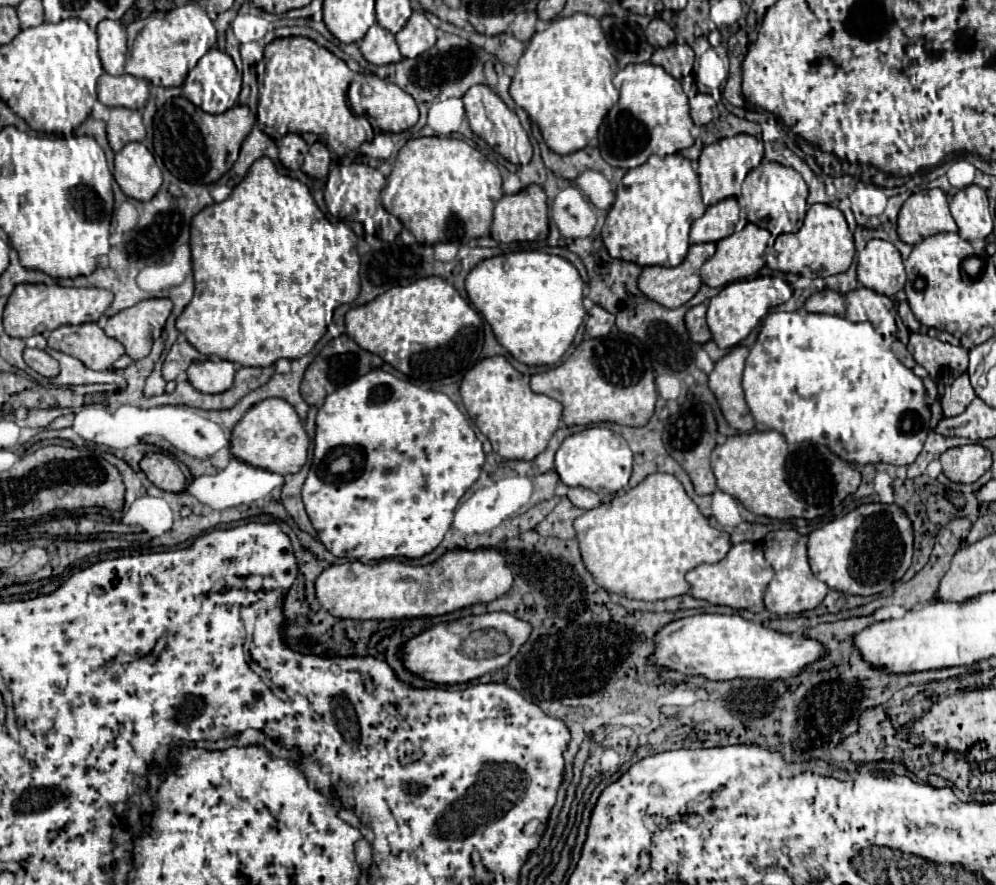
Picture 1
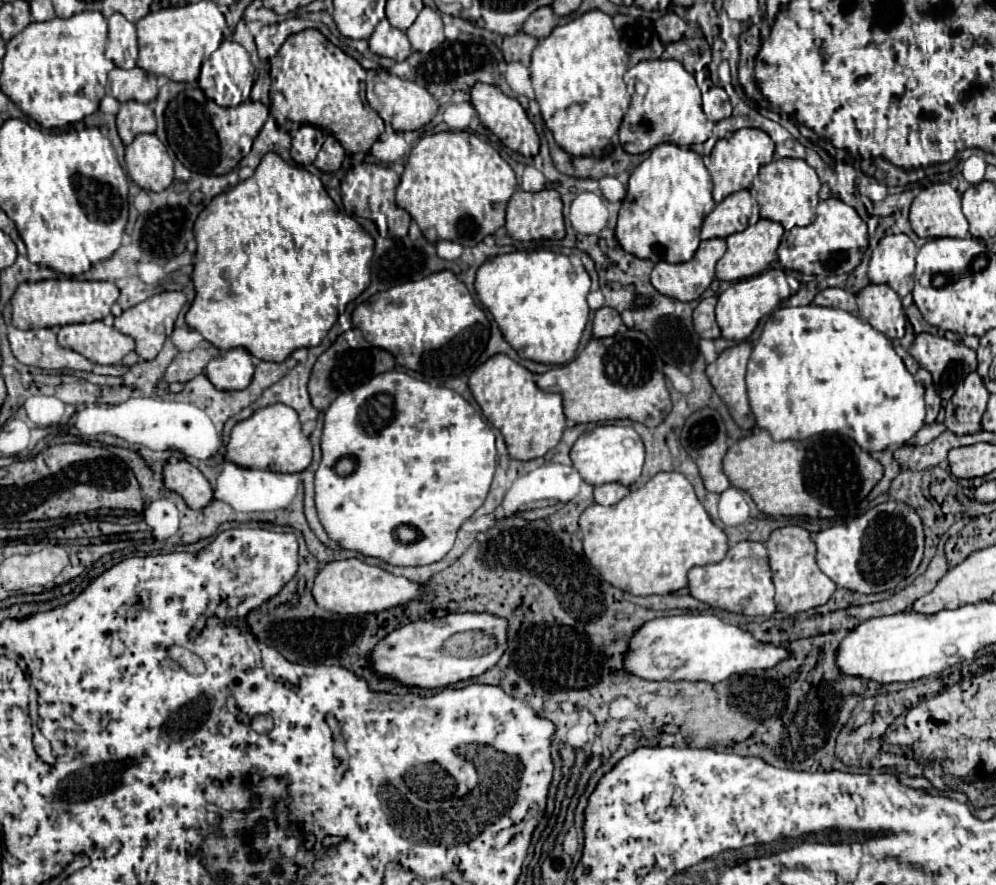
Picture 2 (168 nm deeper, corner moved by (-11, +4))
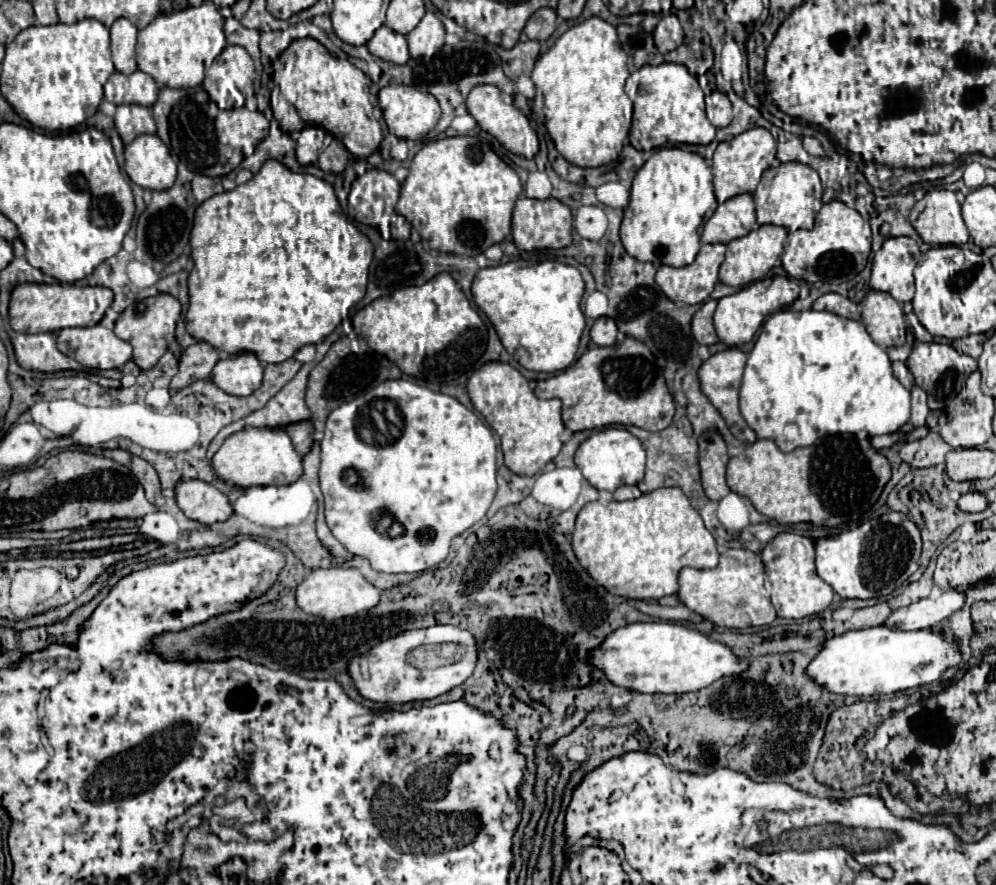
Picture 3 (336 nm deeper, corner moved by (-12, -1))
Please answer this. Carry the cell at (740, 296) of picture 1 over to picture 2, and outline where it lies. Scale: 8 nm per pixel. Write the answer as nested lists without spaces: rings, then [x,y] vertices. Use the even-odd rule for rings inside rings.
[[[769,269],[761,275],[733,283],[727,291],[723,291],[719,295],[719,303],[715,307],[717,323],[721,327],[721,337],[725,337],[729,341],[747,339],[763,315],[769,315],[781,301],[785,301],[799,288],[800,282],[783,269]]]

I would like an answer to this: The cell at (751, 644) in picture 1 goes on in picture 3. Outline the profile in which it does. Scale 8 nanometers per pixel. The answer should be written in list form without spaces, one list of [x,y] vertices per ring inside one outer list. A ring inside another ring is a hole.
[[[638,622],[618,628],[592,652],[590,660],[616,686],[646,694],[696,692],[722,676],[740,674],[750,666],[746,658],[736,656],[724,642],[712,640],[708,634],[680,622]]]

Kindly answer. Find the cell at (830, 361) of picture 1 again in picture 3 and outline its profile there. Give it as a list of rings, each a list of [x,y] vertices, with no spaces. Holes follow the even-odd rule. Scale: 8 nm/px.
[[[782,310],[782,312],[772,314],[766,320],[766,324],[764,324],[764,328],[762,328],[762,332],[760,332],[760,336],[758,336],[752,352],[750,352],[750,356],[748,356],[746,370],[744,370],[744,380],[742,380],[742,388],[740,388],[740,410],[742,410],[744,420],[756,432],[758,438],[770,438],[770,440],[774,440],[776,446],[782,452],[792,452],[798,446],[812,446],[818,438],[828,436],[828,434],[854,434],[858,438],[874,438],[874,436],[882,436],[882,434],[894,434],[904,424],[910,422],[910,402],[912,402],[910,390],[906,390],[898,382],[898,378],[894,376],[892,362],[890,362],[886,350],[880,348],[870,338],[870,334],[866,332],[866,328],[864,328],[862,322],[848,320],[848,318],[836,316],[832,312],[816,312],[816,310],[806,310],[806,312]]]

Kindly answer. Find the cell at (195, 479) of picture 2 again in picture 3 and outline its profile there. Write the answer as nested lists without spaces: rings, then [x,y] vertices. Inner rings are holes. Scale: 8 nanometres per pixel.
[[[180,480],[174,494],[180,510],[202,524],[222,522],[234,512],[228,498],[204,480]]]

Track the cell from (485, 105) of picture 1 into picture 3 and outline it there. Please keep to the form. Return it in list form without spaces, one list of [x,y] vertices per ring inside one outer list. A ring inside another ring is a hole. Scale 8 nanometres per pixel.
[[[476,86],[472,88],[472,92],[466,98],[466,108],[468,112],[474,116],[474,120],[478,122],[478,126],[492,134],[506,150],[510,150],[512,154],[524,156],[524,158],[534,158],[538,152],[538,136],[536,132],[530,128],[528,118],[514,108],[512,104],[506,104],[500,96],[500,90],[496,86]]]

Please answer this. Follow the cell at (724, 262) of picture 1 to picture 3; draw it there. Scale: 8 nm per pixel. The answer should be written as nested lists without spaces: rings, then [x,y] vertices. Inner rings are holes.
[[[760,226],[750,234],[736,238],[726,244],[726,260],[720,266],[720,282],[728,286],[744,286],[756,280],[762,280],[766,272],[774,266],[780,266],[780,256],[784,250],[786,228],[782,226]]]

